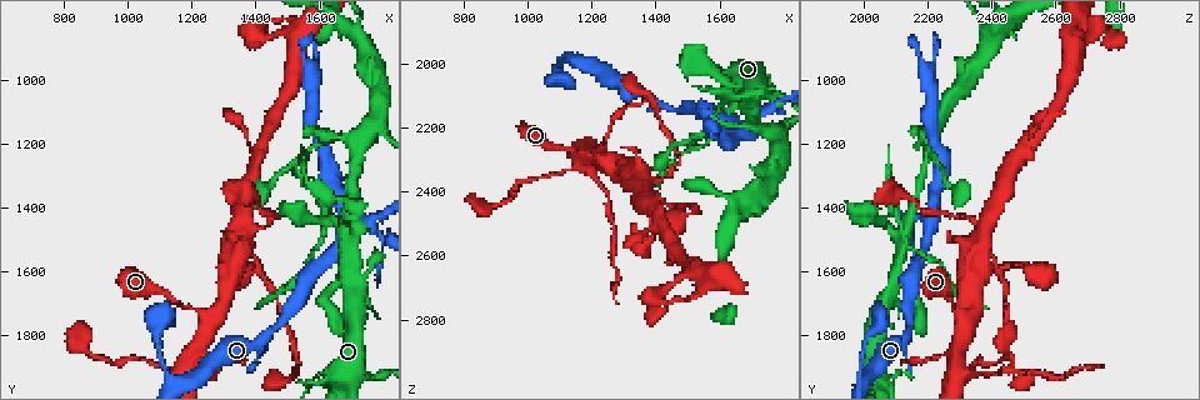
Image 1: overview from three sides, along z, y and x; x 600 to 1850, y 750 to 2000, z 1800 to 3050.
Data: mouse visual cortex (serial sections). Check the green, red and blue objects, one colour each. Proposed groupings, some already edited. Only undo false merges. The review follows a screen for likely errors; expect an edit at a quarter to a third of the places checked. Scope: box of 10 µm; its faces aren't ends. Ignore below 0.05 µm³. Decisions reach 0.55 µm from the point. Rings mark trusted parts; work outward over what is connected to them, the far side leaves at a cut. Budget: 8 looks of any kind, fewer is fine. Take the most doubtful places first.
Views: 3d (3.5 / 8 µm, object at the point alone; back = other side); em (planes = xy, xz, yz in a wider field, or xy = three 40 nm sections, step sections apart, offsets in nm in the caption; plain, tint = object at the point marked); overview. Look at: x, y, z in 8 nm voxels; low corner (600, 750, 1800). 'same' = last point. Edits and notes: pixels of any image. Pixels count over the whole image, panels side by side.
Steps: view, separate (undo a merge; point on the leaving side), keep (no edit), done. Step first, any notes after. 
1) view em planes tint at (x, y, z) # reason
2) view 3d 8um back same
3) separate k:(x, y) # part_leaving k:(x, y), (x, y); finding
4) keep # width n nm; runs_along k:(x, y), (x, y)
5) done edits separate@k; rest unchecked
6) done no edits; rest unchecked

view 3d 8um at (1640, 1440, 2070) # narrows sharply

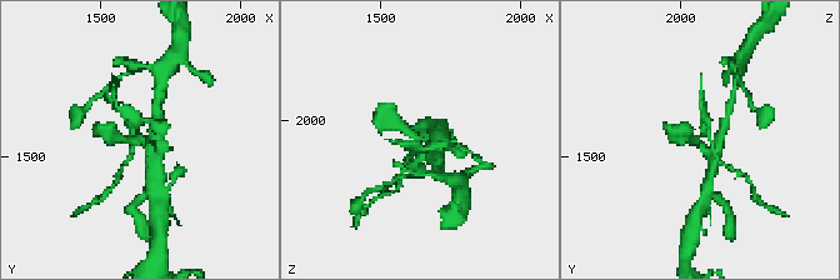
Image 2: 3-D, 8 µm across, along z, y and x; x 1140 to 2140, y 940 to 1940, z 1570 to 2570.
view em xy step 3 tint same # arms 3; arm_widths 200, 250, 300 nm

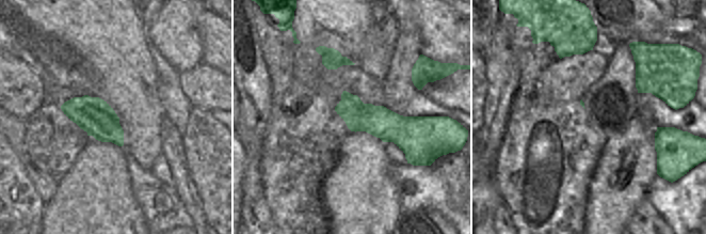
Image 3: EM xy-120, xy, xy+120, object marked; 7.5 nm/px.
separate 2:(134, 126) # two cells meet here

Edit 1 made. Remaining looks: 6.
view overview

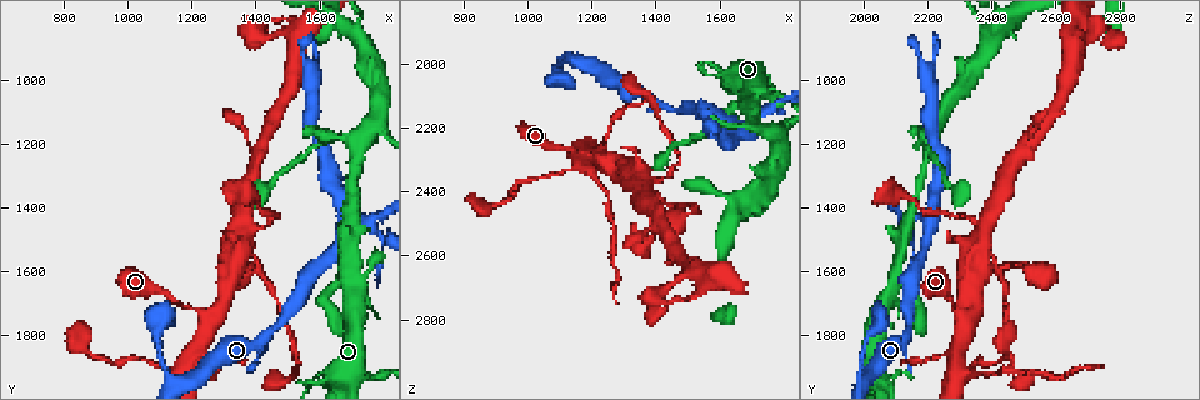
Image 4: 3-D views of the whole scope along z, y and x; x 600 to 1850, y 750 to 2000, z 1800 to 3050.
view 3d 8um at (1380, 1530, 2380)

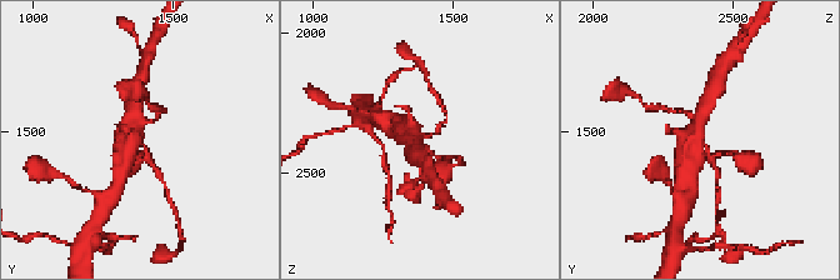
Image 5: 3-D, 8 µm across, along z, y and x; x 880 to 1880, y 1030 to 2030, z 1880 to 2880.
view em planes tint same

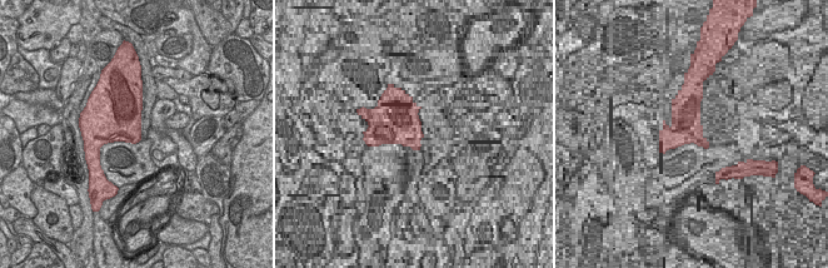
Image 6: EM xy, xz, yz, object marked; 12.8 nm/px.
keep # runs_along 5:(688, 164), (686, 143), (711, 99); continuous, no second cell

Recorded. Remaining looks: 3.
view em xy step 1 tint at (1120, 1900, 1990) # three-way junction

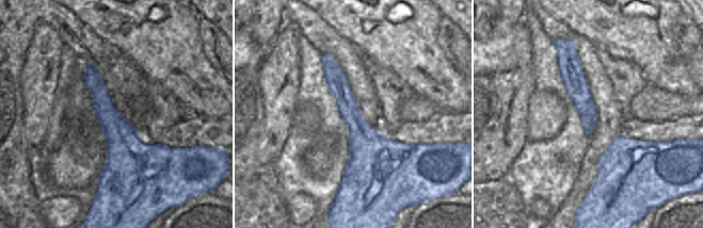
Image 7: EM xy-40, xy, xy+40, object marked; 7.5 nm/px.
view 3d 3.5um same # see where the arms go

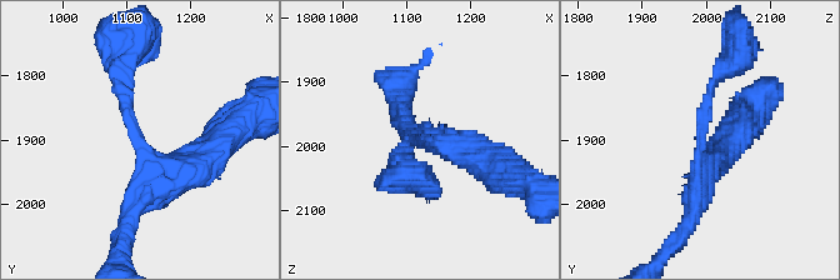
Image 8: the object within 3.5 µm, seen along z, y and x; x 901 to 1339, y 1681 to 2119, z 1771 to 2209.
keep # arms 3; arm_widths 150, 300, 400 nm; runs_along 8:(208, 158), (154, 170), (124, 74); continuous, no second cell

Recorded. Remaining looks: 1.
done edits separate@2; rest unchecked

